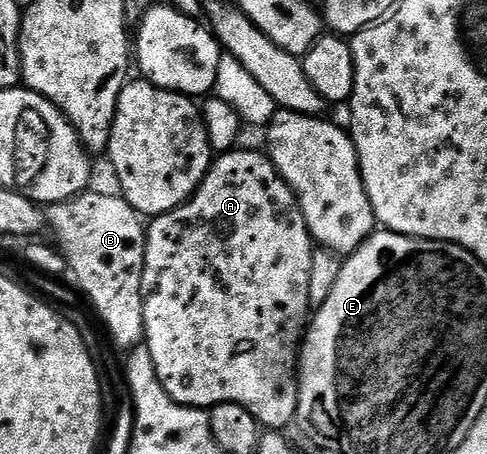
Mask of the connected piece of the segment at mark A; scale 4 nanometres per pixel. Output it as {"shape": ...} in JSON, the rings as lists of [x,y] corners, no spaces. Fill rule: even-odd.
{"shape":[[[233,149],[217,154],[213,158],[212,168],[206,173],[197,191],[181,207],[155,216],[147,224],[145,265],[141,277],[141,293],[144,300],[143,342],[150,349],[150,357],[154,357],[158,381],[162,381],[166,393],[170,393],[174,402],[180,403],[183,407],[201,409],[211,409],[219,403],[237,403],[259,421],[261,428],[284,429],[287,423],[291,424],[295,420],[298,409],[298,356],[310,322],[310,257],[314,250],[314,240],[302,217],[296,195],[277,173],[272,160],[261,152],[259,155],[256,151],[240,150]]]}

